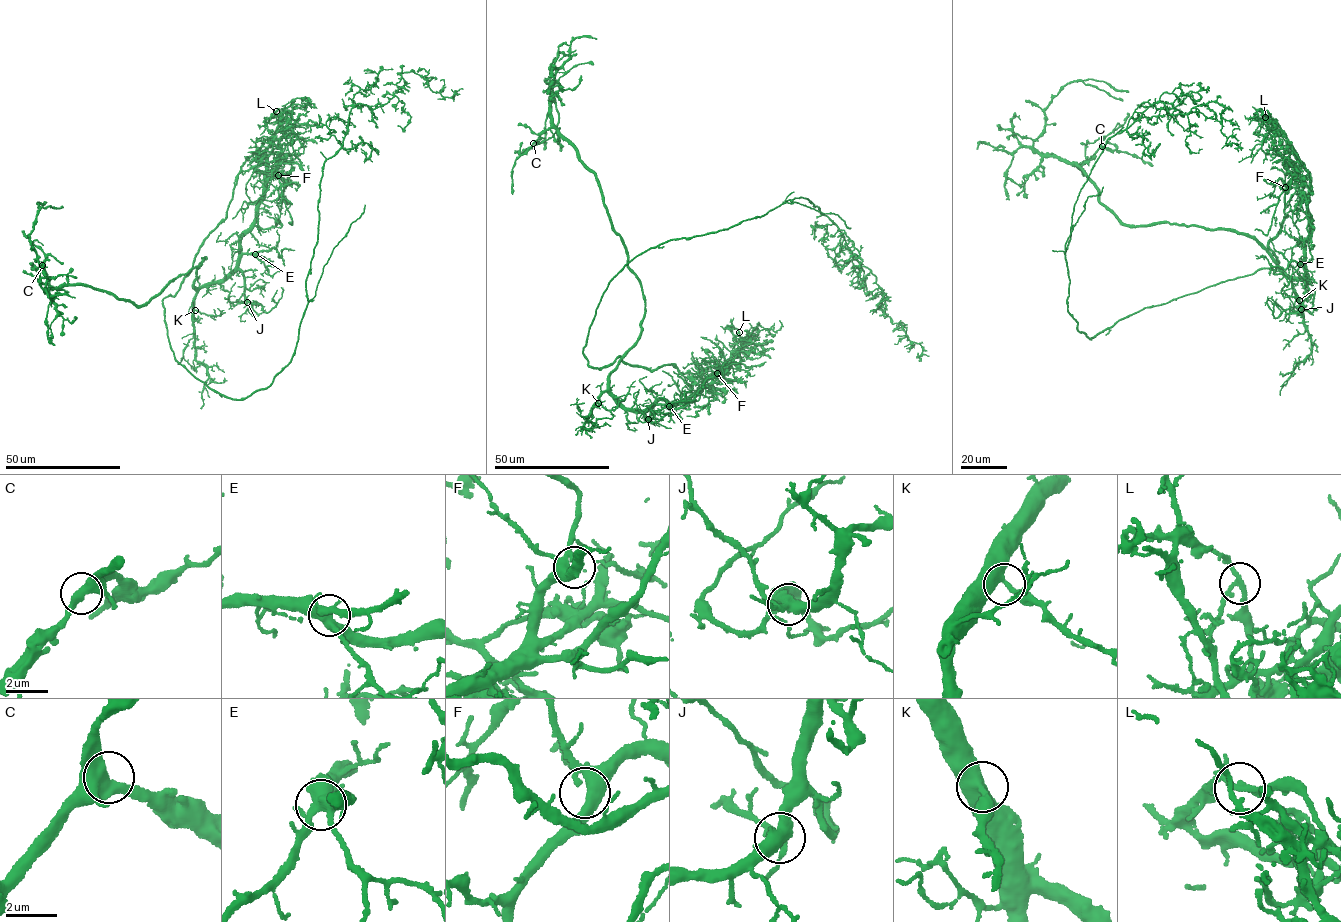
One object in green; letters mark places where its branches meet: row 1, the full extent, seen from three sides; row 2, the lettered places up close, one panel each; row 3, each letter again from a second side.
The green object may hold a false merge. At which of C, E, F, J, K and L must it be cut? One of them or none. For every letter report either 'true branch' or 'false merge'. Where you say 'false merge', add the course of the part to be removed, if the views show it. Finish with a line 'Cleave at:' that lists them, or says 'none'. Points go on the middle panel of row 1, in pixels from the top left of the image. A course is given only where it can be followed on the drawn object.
C: true branch
E: true branch
F: true branch
J: true branch
K: true branch
L: false merge; foreign part runs (739, 332), (729, 363), (693, 374), (583, 354), (637, 255), (802, 197), (916, 358)
Cleave at: L

